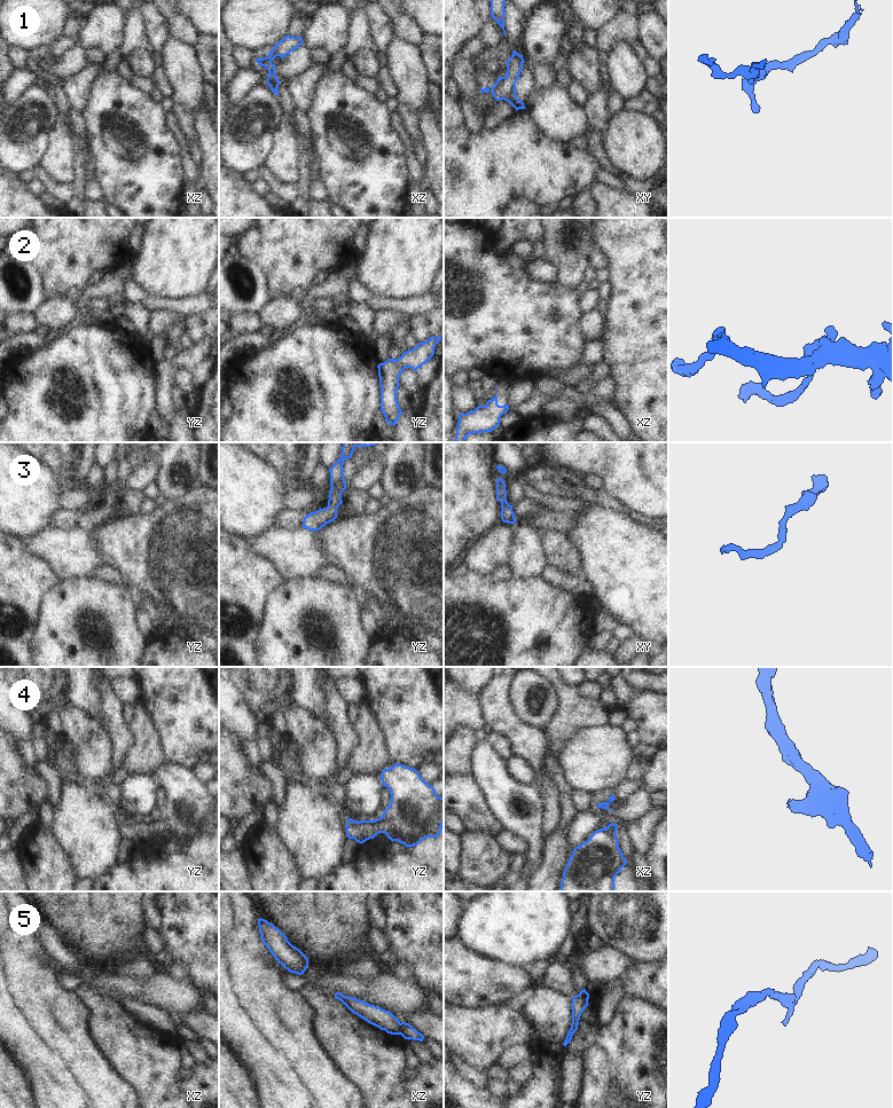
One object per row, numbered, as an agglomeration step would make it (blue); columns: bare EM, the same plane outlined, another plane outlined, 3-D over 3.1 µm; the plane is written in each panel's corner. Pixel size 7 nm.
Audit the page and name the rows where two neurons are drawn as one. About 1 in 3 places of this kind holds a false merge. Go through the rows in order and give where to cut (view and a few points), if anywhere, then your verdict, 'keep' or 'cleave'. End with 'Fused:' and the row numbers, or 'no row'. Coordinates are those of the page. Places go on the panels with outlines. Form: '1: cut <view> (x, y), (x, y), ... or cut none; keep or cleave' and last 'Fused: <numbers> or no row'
1: cut none; keep
2: cut none; keep
3: cut none; keep
4: cut yz (382, 816), (406, 841), (406, 846); cleave
5: cut xz (399, 1023), (401, 1034); cleave
Fused: 4, 5

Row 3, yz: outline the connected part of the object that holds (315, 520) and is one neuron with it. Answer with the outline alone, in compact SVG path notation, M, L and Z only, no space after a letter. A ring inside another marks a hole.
M343 442L340 458L329 469L331 488L329 492L328 506L306 514L303 520L303 528L320 531L323 526L337 518L337 508L343 503L342 493L346 489L343 473L344 461L352 458L355 447L370 447L376 443L378 442Z

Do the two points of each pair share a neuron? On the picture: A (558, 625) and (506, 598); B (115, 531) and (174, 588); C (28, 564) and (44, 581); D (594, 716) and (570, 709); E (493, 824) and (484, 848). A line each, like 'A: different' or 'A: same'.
A: same
B: same
C: same
D: same
E: different

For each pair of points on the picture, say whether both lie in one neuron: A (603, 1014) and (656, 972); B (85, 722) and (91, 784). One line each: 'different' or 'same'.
A: same
B: different

